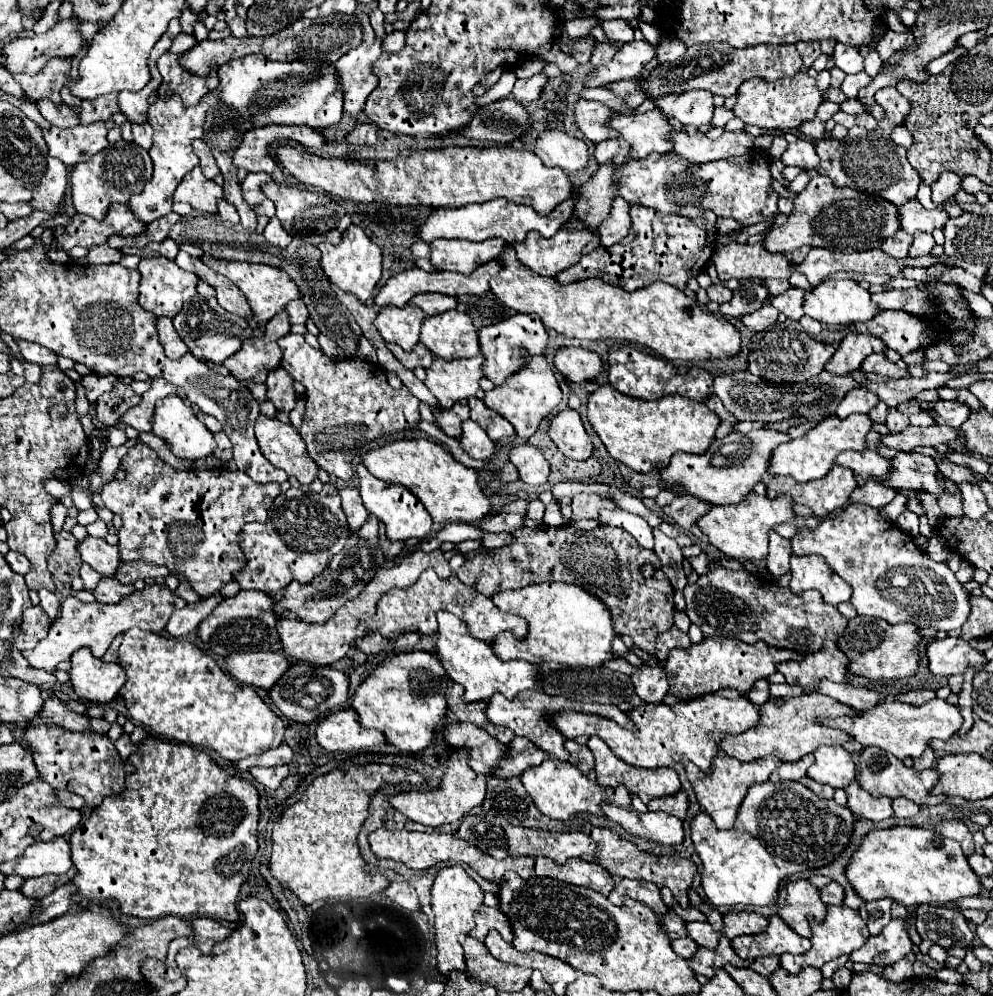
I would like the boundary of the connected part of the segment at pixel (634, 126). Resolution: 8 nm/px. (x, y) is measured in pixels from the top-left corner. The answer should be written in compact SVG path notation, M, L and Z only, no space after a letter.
M647 111L639 115L613 115L609 125L621 133L621 137L631 145L631 157L643 159L649 153L669 153L671 133L667 117L659 111Z

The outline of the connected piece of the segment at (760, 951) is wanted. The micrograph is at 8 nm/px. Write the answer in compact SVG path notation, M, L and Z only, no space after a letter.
M777 915L769 919L769 927L761 935L743 935L731 941L735 953L743 959L755 959L765 955L783 955L793 953L801 955L811 949L811 941L805 937L799 937L791 927L785 925L785 921Z

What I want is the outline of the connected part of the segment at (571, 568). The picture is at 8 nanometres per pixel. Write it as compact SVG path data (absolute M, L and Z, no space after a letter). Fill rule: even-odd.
M599 525L583 535L569 533L567 527L555 529L517 529L515 541L501 549L481 551L477 557L467 559L457 571L459 581L475 591L493 597L495 593L509 589L523 589L533 583L561 581L579 585L589 593L603 599L611 609L613 627L619 635L629 635L635 645L653 655L655 639L673 627L673 587L667 575L659 569L659 557L637 543L637 539L621 527ZM649 561L655 567L653 579L643 579L639 567Z

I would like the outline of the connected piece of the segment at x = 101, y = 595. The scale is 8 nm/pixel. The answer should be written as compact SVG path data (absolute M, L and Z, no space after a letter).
M103 577L103 579L99 581L99 585L97 585L91 593L93 593L93 597L95 597L97 601L101 601L101 603L119 603L123 597L131 595L133 591L135 591L133 585L123 585L123 583L119 583L117 579L107 579L107 577Z

